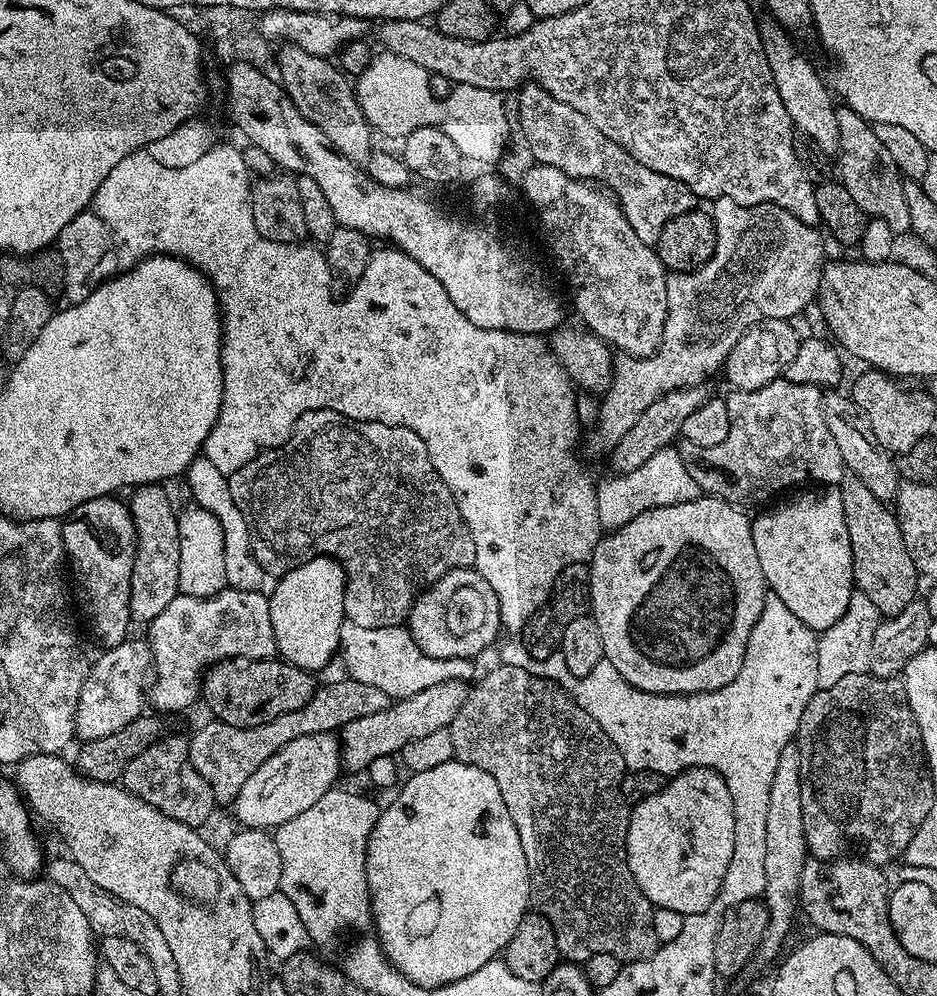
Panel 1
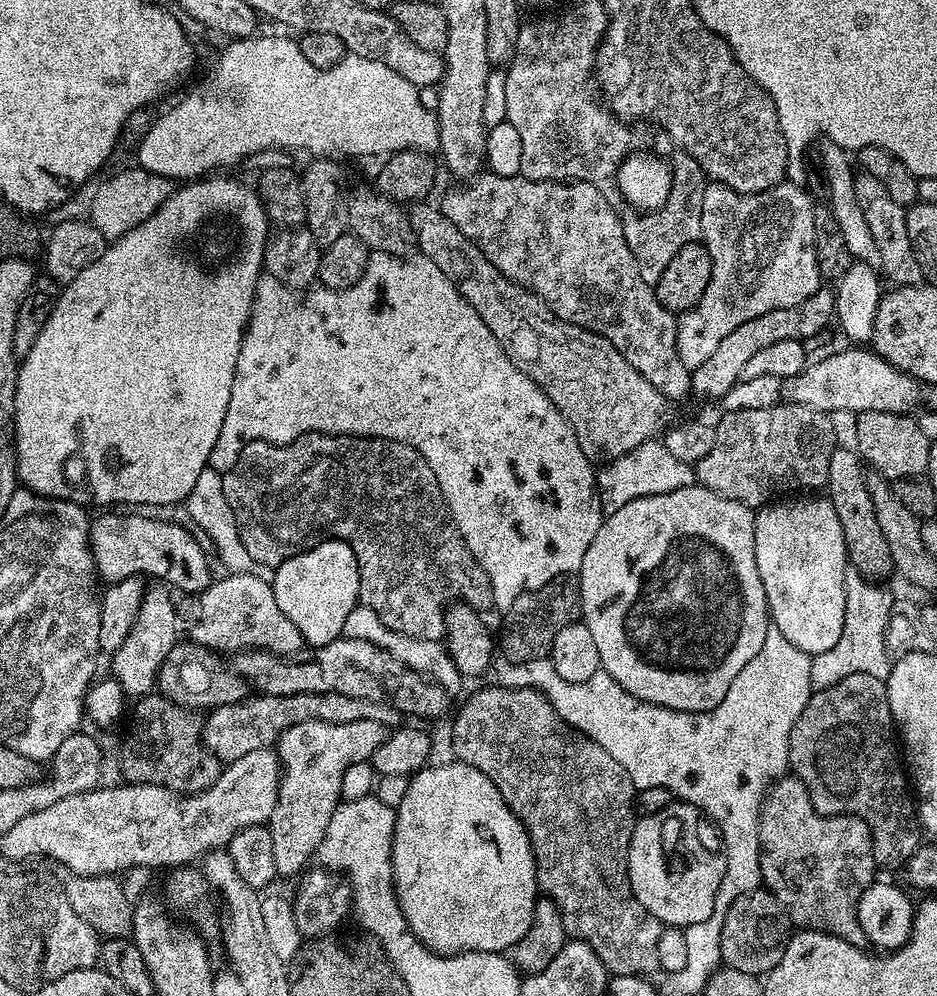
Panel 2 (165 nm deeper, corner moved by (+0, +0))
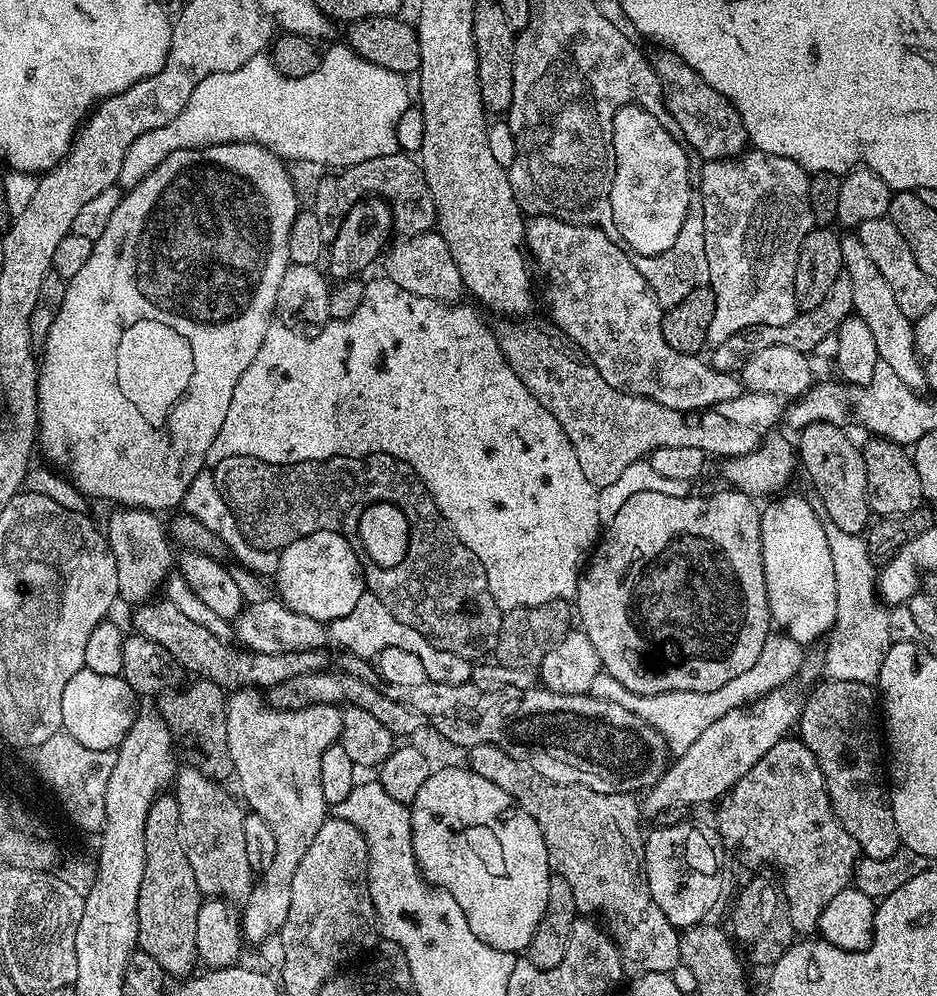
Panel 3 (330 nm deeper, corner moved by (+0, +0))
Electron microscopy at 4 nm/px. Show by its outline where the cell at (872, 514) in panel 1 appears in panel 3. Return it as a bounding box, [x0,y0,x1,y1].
[798,422,870,534]

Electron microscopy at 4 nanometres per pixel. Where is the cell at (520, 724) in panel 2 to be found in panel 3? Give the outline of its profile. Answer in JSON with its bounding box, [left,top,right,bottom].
[467,744,680,978]

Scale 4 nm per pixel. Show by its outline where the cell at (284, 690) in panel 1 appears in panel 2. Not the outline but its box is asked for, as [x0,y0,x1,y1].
[156,642,250,710]

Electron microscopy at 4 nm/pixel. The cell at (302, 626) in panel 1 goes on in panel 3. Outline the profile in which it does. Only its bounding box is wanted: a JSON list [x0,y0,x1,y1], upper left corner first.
[274,530,366,622]

